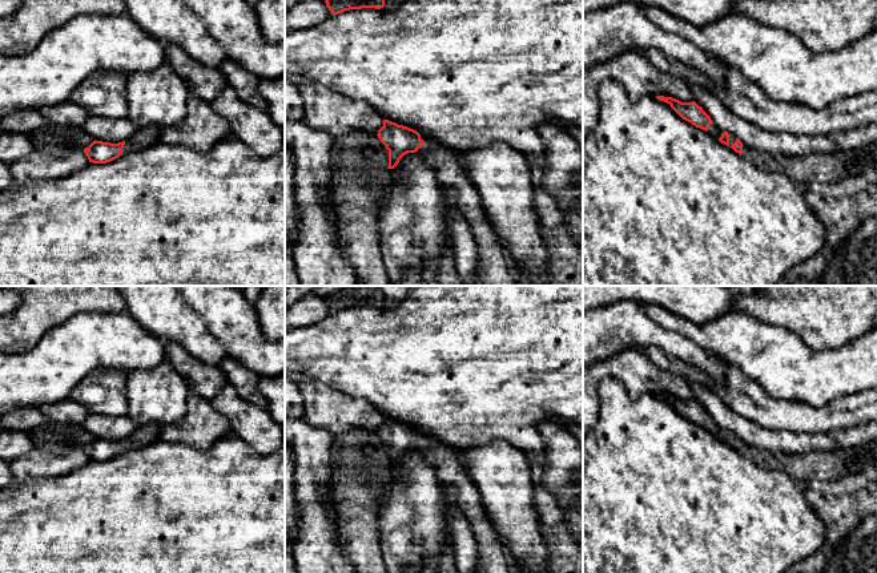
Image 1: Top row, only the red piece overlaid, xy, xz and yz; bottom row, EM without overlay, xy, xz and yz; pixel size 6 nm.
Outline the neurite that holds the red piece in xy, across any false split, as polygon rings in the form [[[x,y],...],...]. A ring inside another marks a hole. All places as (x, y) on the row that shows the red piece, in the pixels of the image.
[[[148,125],[137,129],[134,134],[126,141],[118,144],[93,141],[88,148],[84,149],[89,162],[106,164],[120,156],[125,156],[141,149],[145,149],[160,140],[161,128],[156,125]]]

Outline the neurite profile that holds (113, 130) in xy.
[[[89,116],[83,129],[96,141],[118,144],[130,138],[137,128],[125,118],[105,118]]]

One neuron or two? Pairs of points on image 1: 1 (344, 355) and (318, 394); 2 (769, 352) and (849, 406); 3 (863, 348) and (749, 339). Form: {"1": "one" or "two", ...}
{"1": "two", "2": "two", "3": "one"}

